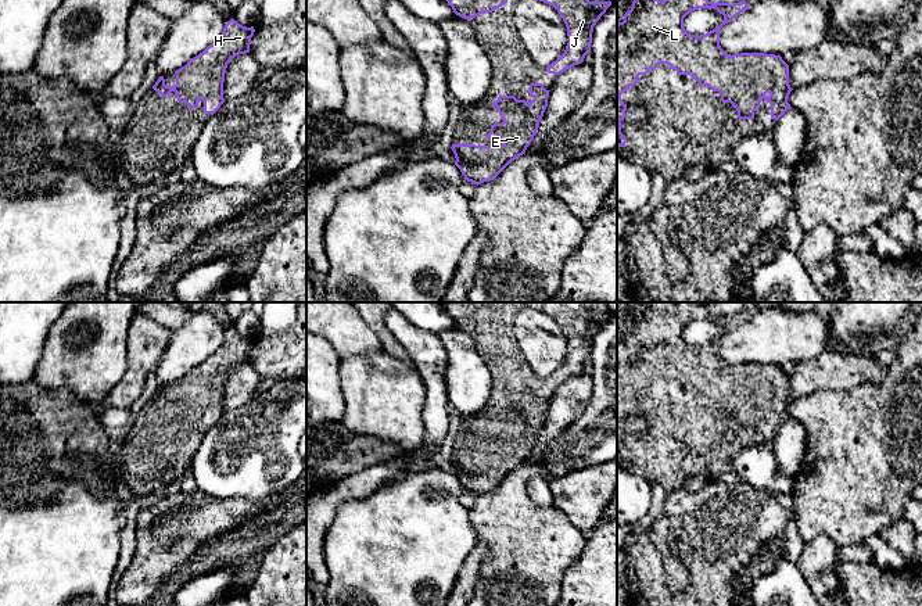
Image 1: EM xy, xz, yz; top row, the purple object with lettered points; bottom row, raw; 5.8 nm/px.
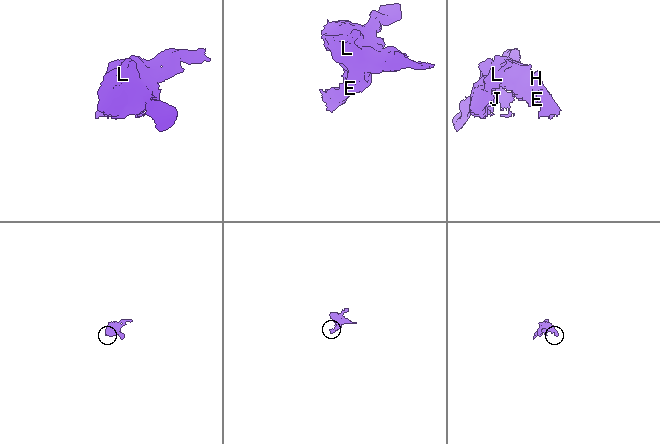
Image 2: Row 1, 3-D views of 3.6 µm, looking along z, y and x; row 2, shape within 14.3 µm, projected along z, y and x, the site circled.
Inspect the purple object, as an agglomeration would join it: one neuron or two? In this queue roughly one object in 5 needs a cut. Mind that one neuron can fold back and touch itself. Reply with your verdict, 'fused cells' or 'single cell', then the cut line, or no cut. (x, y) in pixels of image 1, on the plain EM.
single cell; no cut

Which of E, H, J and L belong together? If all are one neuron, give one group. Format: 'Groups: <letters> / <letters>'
Groups: E H J L

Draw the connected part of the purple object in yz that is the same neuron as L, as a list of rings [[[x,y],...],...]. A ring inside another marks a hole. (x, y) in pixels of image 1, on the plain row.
[[[638,302],[624,331],[617,334],[617,459],[627,453],[621,444],[621,431],[627,416],[621,405],[638,394],[639,386],[656,380],[659,374],[668,374],[678,386],[692,386],[700,397],[708,397],[721,404],[722,413],[731,413],[738,420],[739,430],[753,430],[764,409],[771,415],[771,428],[778,431],[790,415],[788,408],[793,401],[789,395],[789,376],[781,366],[764,363],[727,365],[720,356],[721,338],[749,320],[745,311],[739,313],[713,313],[697,302],[675,302],[671,308],[659,311],[646,302]],[[699,319],[715,319],[724,326],[722,334],[706,345],[690,345],[684,338],[684,329]]]

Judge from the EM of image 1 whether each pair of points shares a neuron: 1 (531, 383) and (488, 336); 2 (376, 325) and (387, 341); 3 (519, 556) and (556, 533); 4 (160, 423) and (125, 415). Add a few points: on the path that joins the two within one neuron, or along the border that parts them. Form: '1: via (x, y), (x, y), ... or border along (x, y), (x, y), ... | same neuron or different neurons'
1: via (517, 377), (498, 358), (495, 350) | same neuron
2: via (380, 329), (387, 337) | same neuron
3: via (528, 549), (535, 544), (546, 541) | same neuron
4: border along (133, 418), (128, 423) | different neurons

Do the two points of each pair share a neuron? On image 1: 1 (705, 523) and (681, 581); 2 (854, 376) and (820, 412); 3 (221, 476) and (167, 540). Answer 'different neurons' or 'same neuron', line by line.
1: different neurons
2: different neurons
3: different neurons

